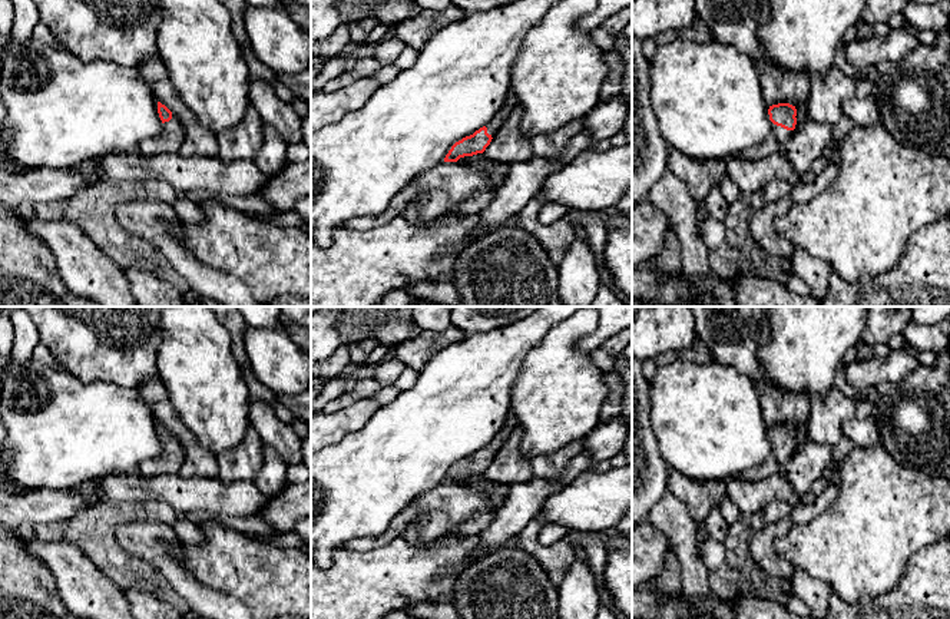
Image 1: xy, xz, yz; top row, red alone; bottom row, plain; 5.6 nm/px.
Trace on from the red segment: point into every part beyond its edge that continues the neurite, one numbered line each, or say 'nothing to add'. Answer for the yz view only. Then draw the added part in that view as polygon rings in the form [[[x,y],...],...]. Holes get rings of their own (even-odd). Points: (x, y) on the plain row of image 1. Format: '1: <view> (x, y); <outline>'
1: yz (778, 457); [[[772,444],[771,454],[758,466],[738,474],[738,479],[757,481],[779,473],[781,467],[792,457],[794,451],[787,451]]]

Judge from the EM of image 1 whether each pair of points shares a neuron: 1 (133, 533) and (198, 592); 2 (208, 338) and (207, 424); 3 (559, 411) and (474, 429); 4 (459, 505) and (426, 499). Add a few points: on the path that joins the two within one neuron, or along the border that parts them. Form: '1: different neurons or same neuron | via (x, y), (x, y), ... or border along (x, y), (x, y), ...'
1: same neuron | via (149, 546), (182, 579)
2: same neuron | via (207, 360), (207, 403)
3: different neurons | border along (517, 376), (509, 409)
4: same neuron | via (450, 499), (434, 499)

